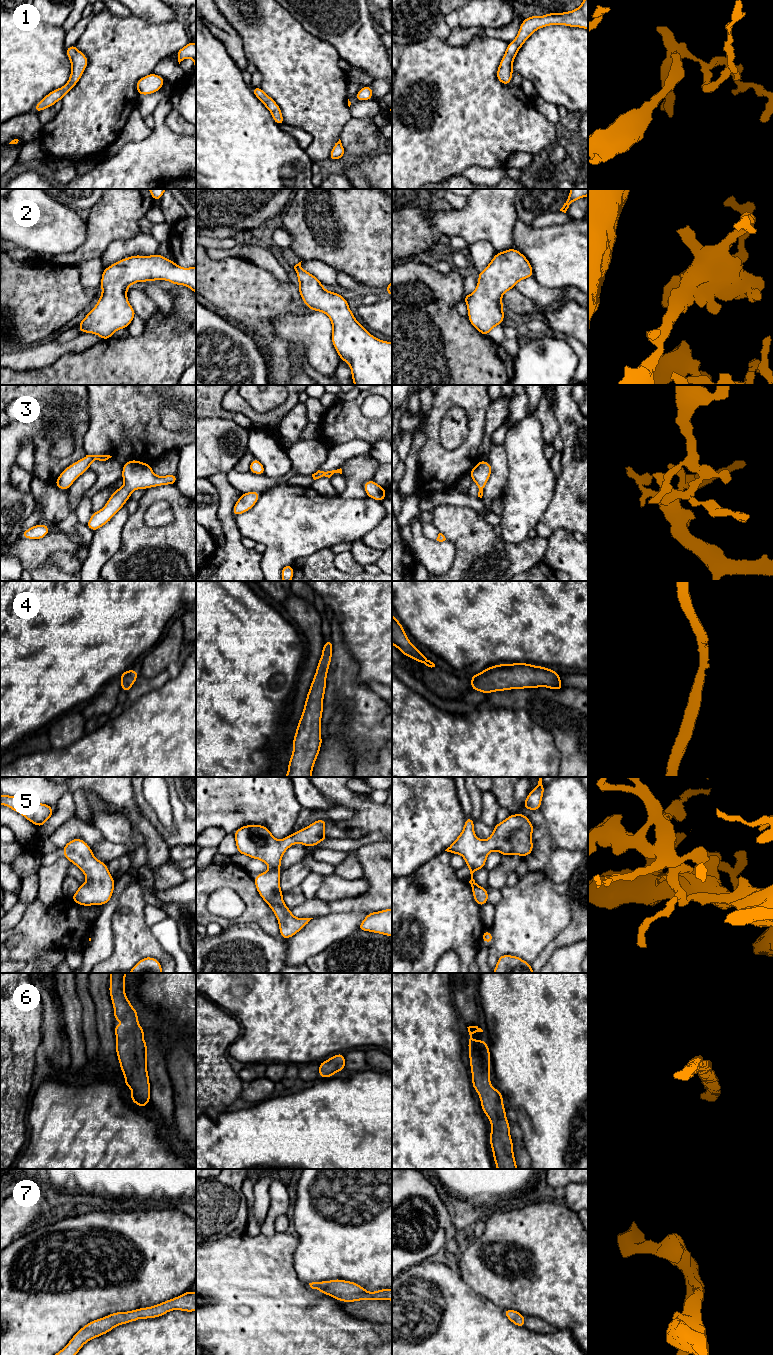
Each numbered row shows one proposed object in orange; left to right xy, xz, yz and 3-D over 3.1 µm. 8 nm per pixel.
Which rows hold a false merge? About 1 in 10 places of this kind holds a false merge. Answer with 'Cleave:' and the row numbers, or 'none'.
Cleave: none

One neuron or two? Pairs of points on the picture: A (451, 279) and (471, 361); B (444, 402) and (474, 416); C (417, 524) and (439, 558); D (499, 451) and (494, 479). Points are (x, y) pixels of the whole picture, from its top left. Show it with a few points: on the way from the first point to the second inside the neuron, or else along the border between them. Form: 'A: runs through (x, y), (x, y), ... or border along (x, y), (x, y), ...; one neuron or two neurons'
A: runs through (447, 299), (447, 337), (451, 341); one neuron
B: runs through (452, 402), (462, 402), (468, 408); one neuron
C: runs through (417, 532), (418, 537), (431, 550); one neuron
D: runs through (499, 458), (499, 472); one neuron

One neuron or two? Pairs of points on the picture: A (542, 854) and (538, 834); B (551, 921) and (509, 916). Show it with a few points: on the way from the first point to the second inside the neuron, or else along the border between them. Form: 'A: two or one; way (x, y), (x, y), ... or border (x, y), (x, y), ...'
A: one; way (542, 849), (541, 839)
B: one; way (541, 916), (519, 916)

